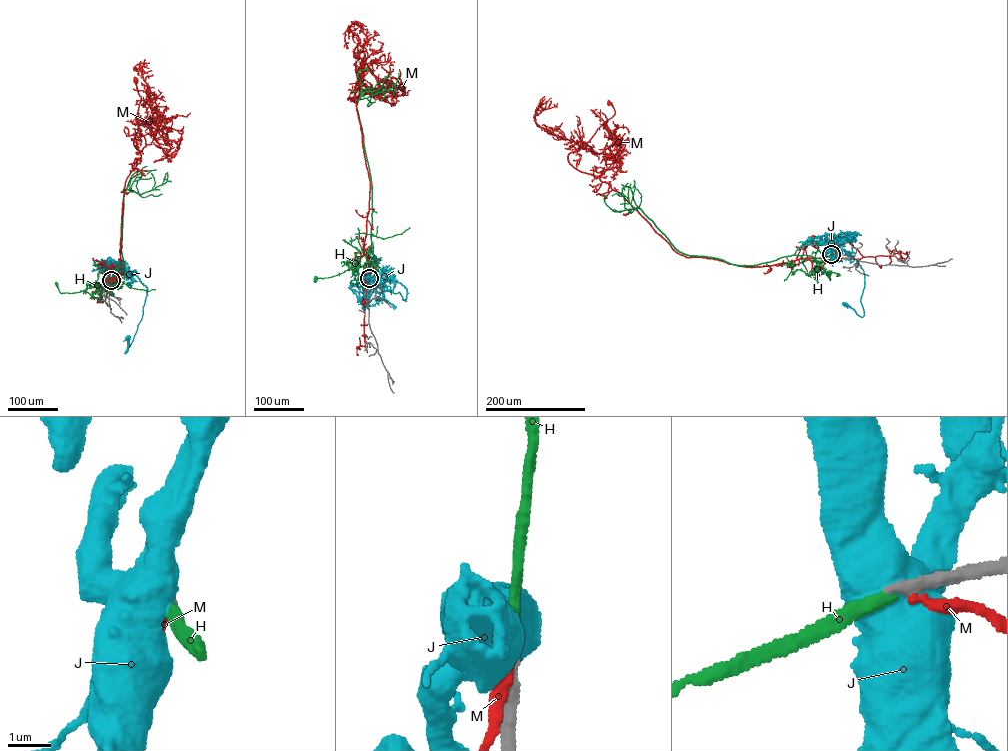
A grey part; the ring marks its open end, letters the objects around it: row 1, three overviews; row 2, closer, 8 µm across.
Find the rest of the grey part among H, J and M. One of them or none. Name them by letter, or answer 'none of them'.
H

